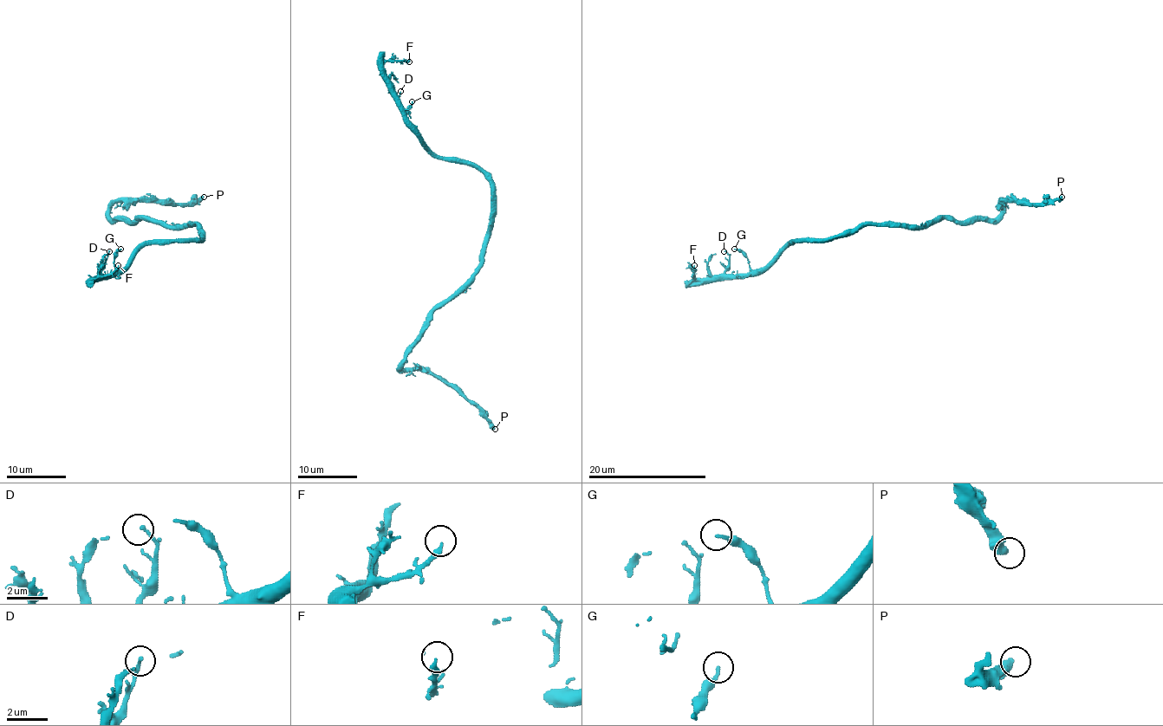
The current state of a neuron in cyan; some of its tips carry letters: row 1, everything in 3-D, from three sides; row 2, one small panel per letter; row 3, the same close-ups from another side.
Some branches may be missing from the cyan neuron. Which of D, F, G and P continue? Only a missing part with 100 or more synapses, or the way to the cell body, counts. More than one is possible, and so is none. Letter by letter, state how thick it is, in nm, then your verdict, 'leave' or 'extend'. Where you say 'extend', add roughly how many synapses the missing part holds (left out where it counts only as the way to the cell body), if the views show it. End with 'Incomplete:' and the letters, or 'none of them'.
D: 160 nm thick; leave
F: 280 nm thick; leave
G: 190 nm thick; leave
P: 440 nm thick; extend; about 110 synapses
Incomplete: P

